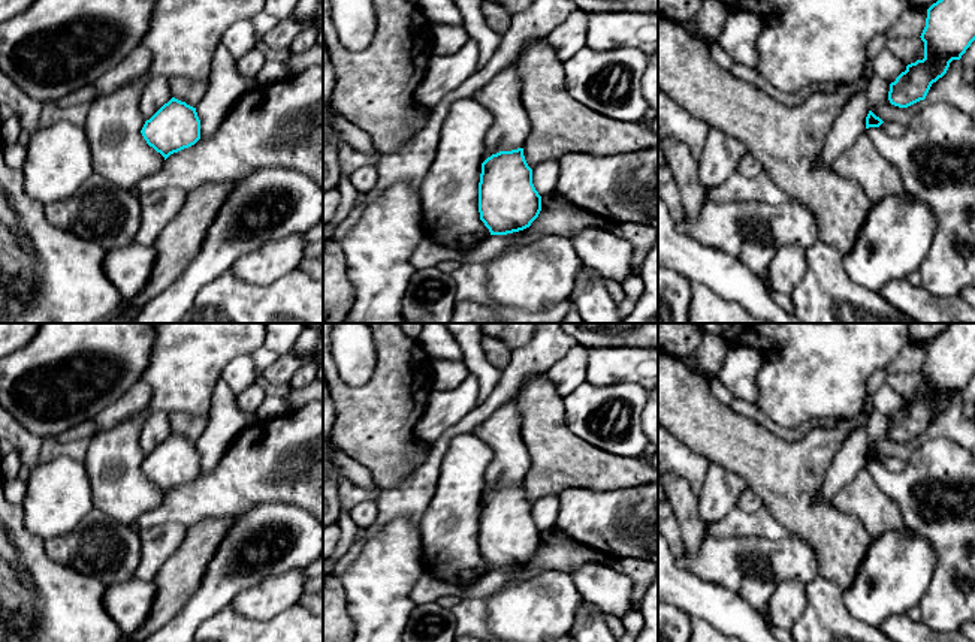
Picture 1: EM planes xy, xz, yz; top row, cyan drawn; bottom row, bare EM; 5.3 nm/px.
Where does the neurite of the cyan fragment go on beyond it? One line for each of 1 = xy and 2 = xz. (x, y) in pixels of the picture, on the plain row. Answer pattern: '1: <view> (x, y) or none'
1: none
2: none

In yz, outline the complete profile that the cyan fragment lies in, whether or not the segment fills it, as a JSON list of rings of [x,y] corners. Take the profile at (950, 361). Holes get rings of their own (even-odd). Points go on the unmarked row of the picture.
[[[951,323],[927,344],[921,368],[924,394],[906,401],[890,419],[888,435],[908,443],[924,435],[932,419],[942,413],[953,395],[960,395],[975,376],[975,323]]]

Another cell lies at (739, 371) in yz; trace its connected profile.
[[[728,346],[718,379],[733,397],[755,403],[760,397],[758,373],[763,353],[749,346]]]

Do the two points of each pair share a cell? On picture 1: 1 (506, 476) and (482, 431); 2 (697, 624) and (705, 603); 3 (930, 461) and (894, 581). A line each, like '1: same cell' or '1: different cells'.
1: same cell
2: different cells
3: different cells

